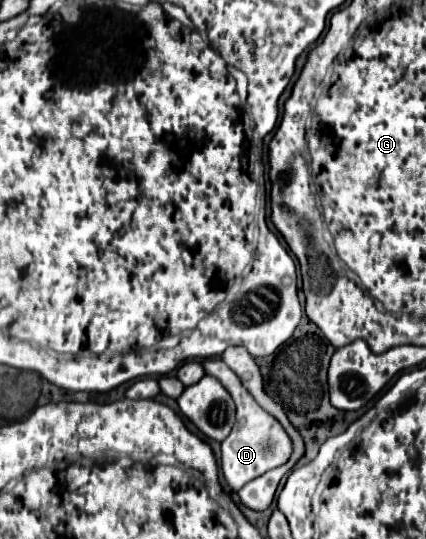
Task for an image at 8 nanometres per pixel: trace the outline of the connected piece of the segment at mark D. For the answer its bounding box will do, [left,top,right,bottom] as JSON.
[203,358,293,490]

